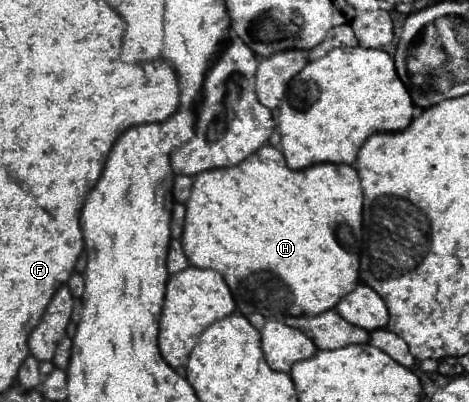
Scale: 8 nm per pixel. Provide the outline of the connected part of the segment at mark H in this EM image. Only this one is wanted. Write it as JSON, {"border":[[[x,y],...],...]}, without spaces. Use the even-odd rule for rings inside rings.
{"border":[[[264,144],[258,152],[254,152],[252,156],[248,156],[246,160],[242,160],[236,166],[228,166],[228,168],[214,168],[214,170],[206,170],[194,176],[192,192],[186,206],[185,222],[182,232],[182,250],[184,256],[198,268],[214,268],[216,272],[222,274],[222,278],[226,280],[232,298],[236,302],[236,308],[242,316],[248,316],[252,312],[262,314],[264,318],[272,318],[272,320],[280,320],[284,316],[296,316],[298,312],[302,314],[320,314],[328,308],[332,308],[338,298],[346,296],[346,292],[352,292],[352,288],[356,286],[356,270],[354,270],[354,258],[352,258],[352,236],[362,231],[362,210],[364,196],[362,196],[362,188],[360,188],[360,180],[358,174],[352,166],[348,164],[316,164],[304,170],[292,170],[280,162],[284,156],[270,144]],[[280,280],[288,286],[288,288],[280,288]]]}

